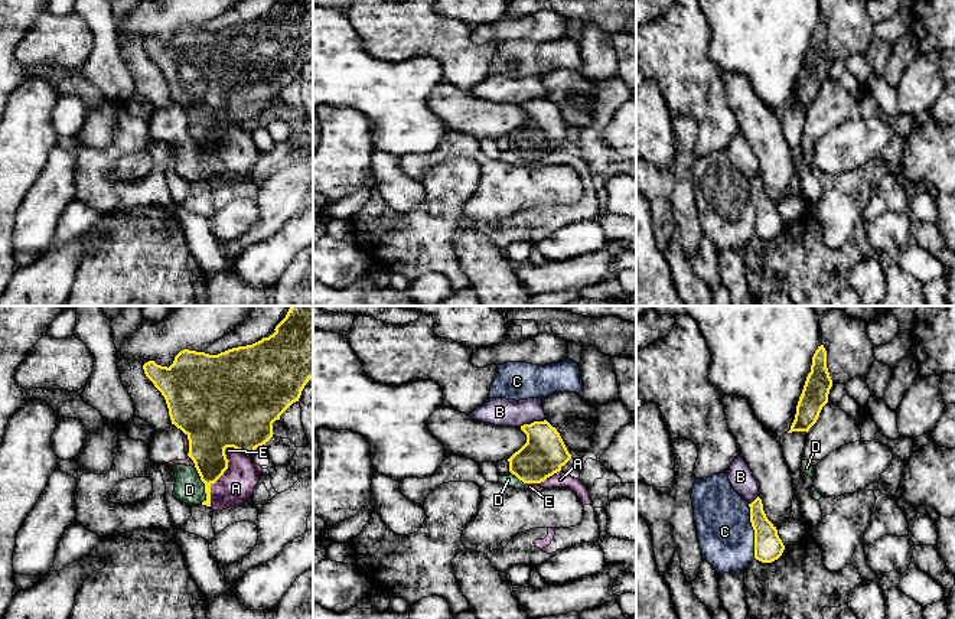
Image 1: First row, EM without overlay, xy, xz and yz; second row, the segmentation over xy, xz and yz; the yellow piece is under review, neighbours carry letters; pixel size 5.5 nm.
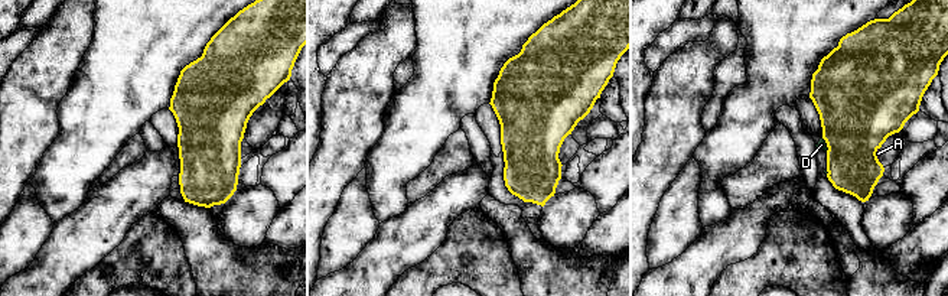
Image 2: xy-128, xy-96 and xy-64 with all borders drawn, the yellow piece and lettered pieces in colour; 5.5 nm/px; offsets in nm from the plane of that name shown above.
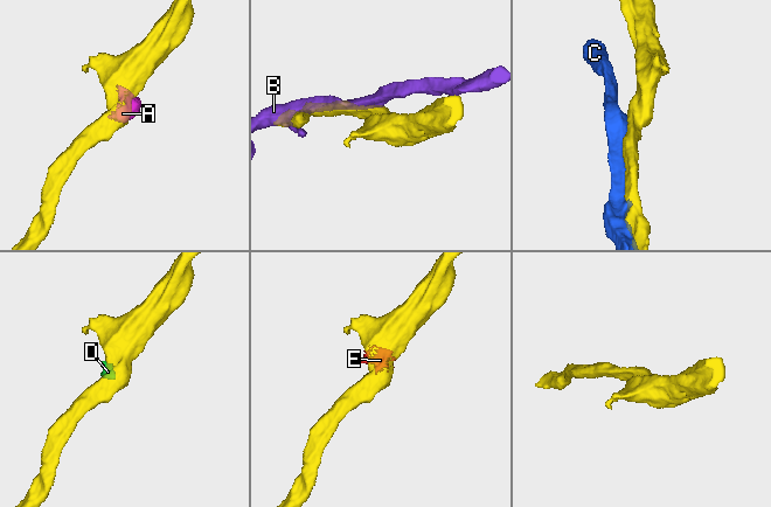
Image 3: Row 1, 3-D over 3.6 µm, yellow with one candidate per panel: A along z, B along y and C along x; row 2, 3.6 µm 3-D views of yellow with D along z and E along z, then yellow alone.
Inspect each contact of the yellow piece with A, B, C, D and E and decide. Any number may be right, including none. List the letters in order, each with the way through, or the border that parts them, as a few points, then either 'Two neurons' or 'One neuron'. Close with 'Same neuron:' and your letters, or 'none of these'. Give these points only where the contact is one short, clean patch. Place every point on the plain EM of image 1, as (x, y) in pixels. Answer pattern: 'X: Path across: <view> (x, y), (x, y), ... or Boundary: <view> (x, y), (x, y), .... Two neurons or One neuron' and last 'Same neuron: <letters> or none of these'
A: Boundary: xy (222, 150), (211, 162), (209, 182). Two neurons
B: Two neurons
C: Two neurons
D: Boundary: xy (194, 143), (204, 160), (205, 176), (202, 181). Two neurons
E: Two neurons
Same neuron: none of these

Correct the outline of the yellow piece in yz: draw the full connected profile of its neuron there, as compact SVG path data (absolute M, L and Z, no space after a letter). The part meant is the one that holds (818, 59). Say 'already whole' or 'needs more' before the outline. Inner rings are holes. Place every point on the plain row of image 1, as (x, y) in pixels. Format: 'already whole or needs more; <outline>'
already whole; M821 22L812 33L811 49L806 53L796 82L795 97L788 110L809 108L817 100L822 84L828 79L831 63L832 56L827 45L827 27Z

